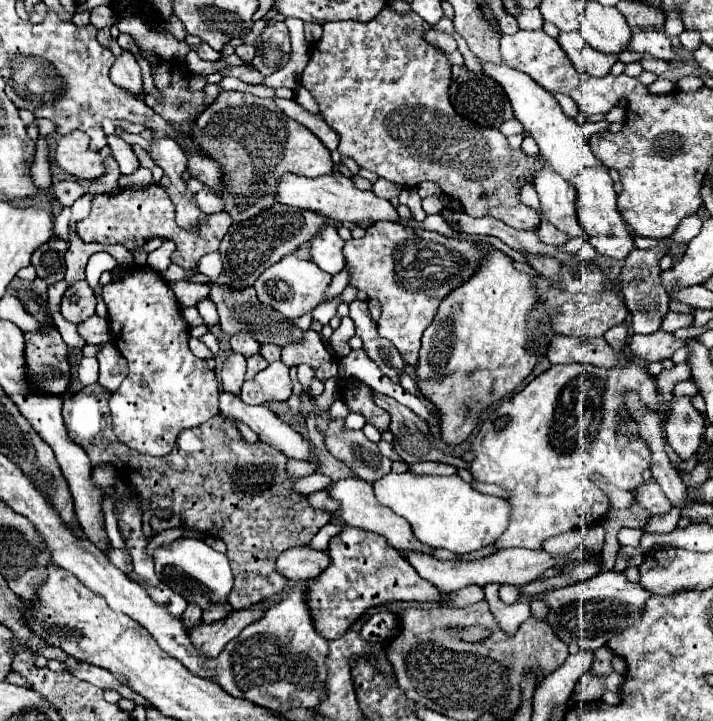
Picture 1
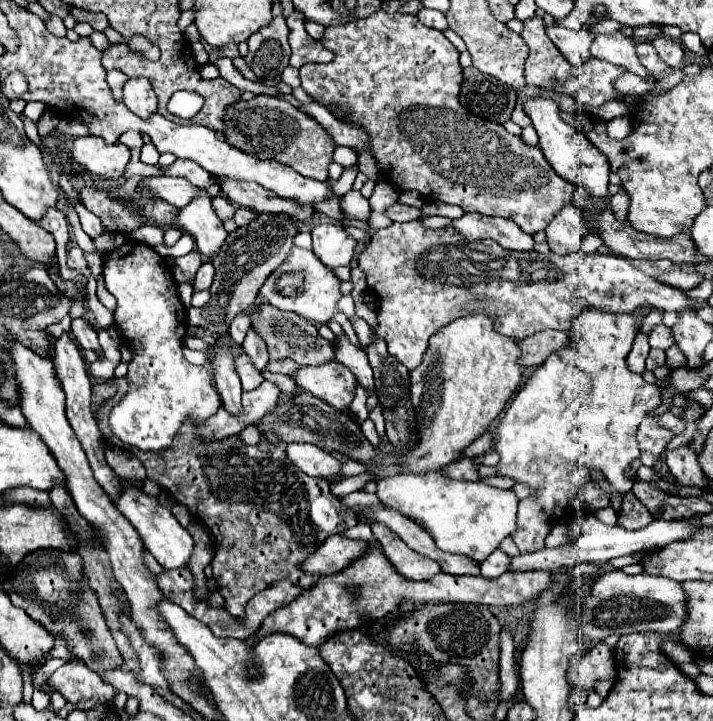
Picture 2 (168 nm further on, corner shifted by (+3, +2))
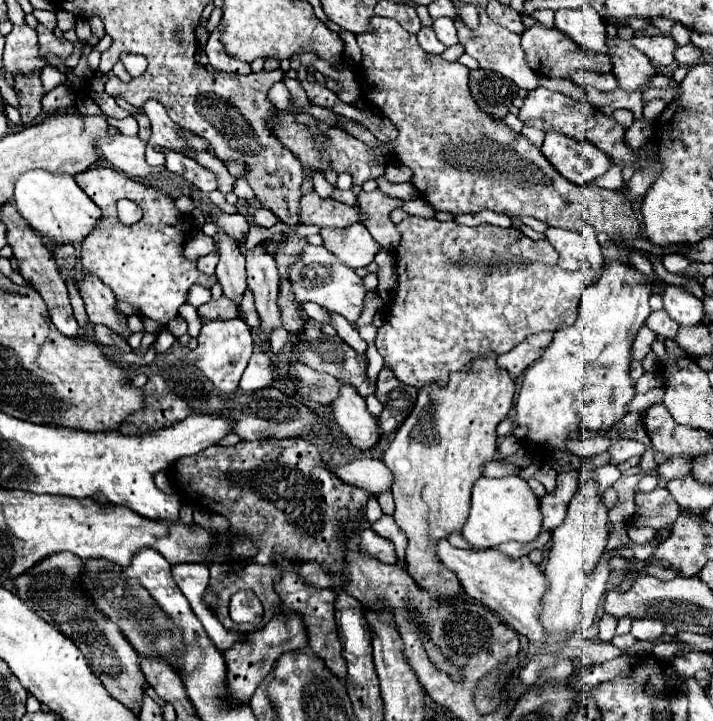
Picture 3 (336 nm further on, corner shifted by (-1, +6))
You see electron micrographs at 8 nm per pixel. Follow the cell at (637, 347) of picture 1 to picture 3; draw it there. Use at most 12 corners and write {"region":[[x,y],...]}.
{"region":[[652,311],[646,325],[662,339],[674,339],[676,321]]}

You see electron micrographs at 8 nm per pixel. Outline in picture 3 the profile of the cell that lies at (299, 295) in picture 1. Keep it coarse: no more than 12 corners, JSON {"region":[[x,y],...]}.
{"region":[[310,243],[288,267],[296,303],[358,321],[366,295],[354,269]]}

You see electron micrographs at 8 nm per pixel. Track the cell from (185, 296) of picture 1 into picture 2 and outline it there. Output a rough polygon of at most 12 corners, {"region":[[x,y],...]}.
{"region":[[204,261],[194,279],[194,291],[210,289],[212,263]]}

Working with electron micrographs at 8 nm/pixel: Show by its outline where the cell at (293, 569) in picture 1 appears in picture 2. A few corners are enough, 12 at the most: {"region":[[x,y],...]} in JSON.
{"region":[[332,535],[304,561],[310,575],[340,573],[368,541]]}

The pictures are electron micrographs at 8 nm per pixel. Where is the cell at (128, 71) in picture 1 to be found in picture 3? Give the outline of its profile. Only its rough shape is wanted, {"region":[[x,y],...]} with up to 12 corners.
{"region":[[148,99],[140,109],[152,123],[150,147],[172,151],[186,147],[208,151],[208,143],[190,131],[176,137],[178,125],[160,101]]}

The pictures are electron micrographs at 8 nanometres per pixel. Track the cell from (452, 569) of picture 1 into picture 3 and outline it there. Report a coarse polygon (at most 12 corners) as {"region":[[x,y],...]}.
{"region":[[392,515],[372,525],[380,537],[394,543],[398,563],[406,565],[404,531]]}

